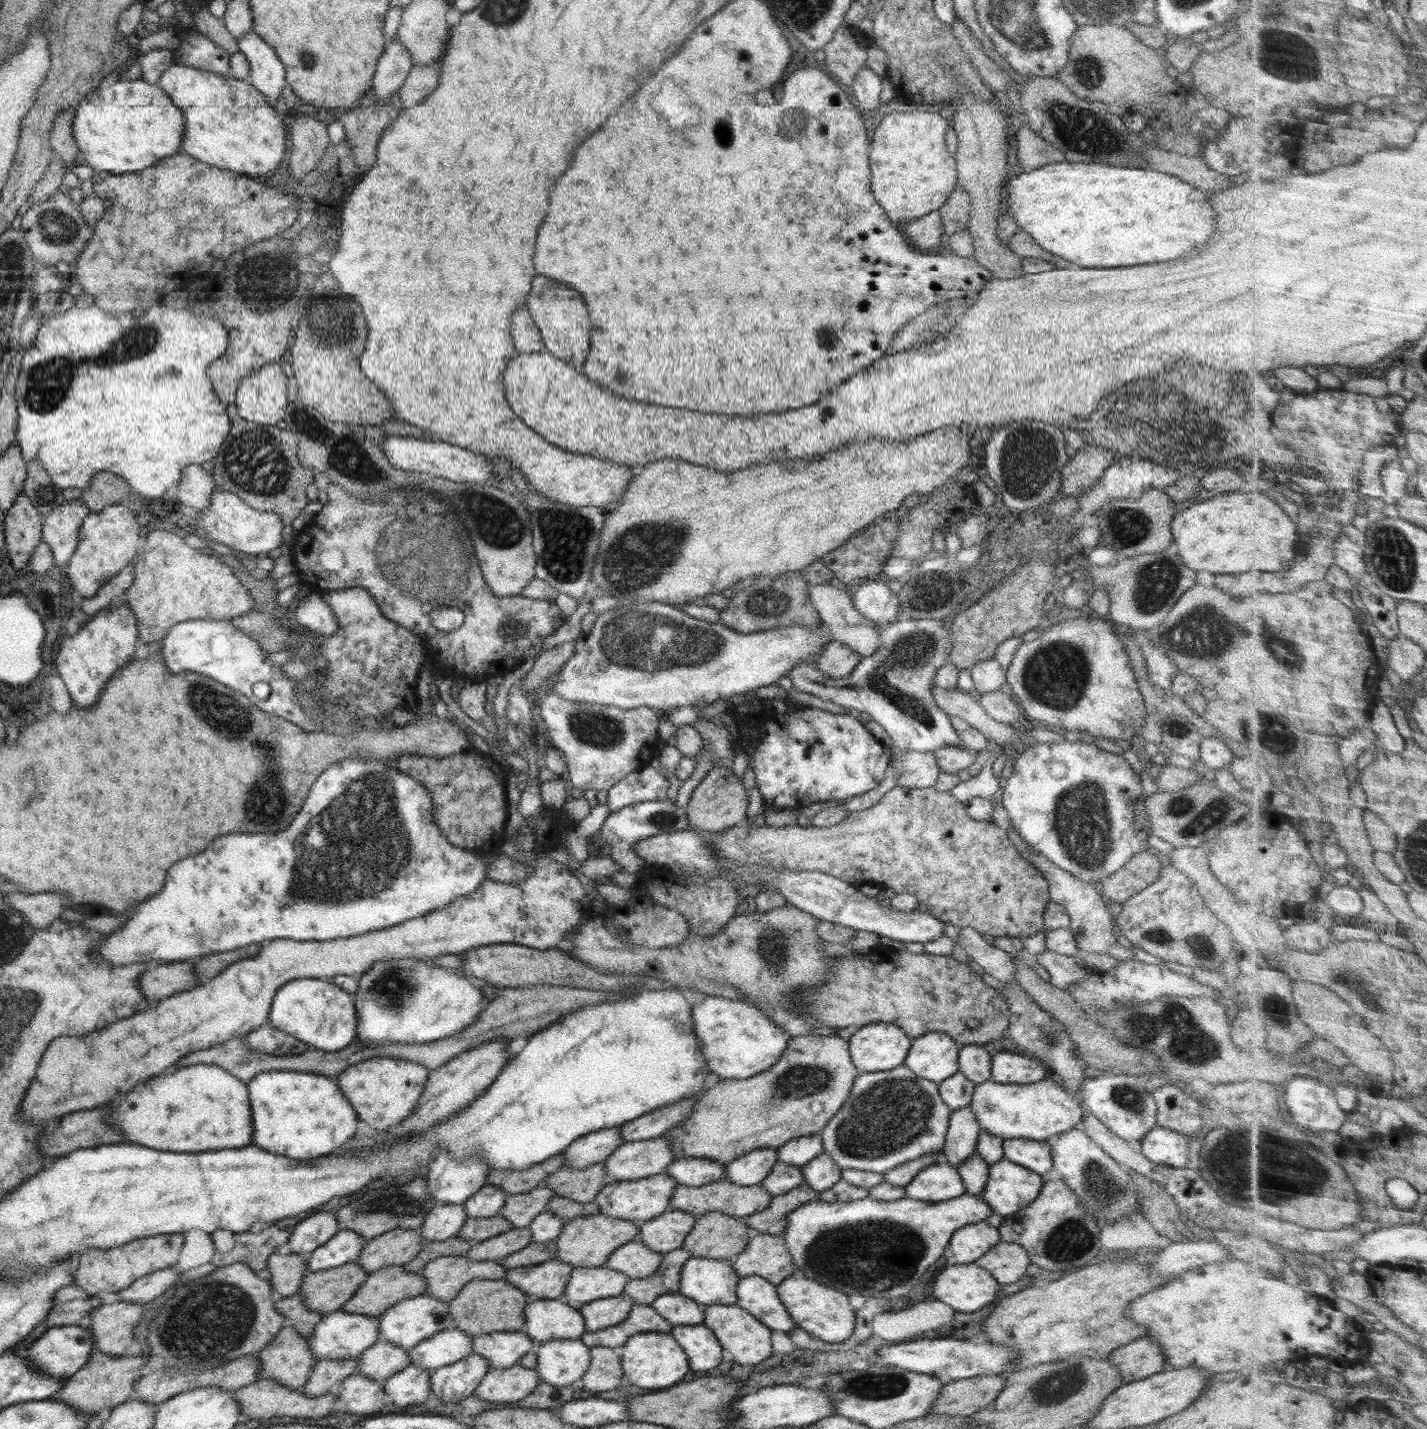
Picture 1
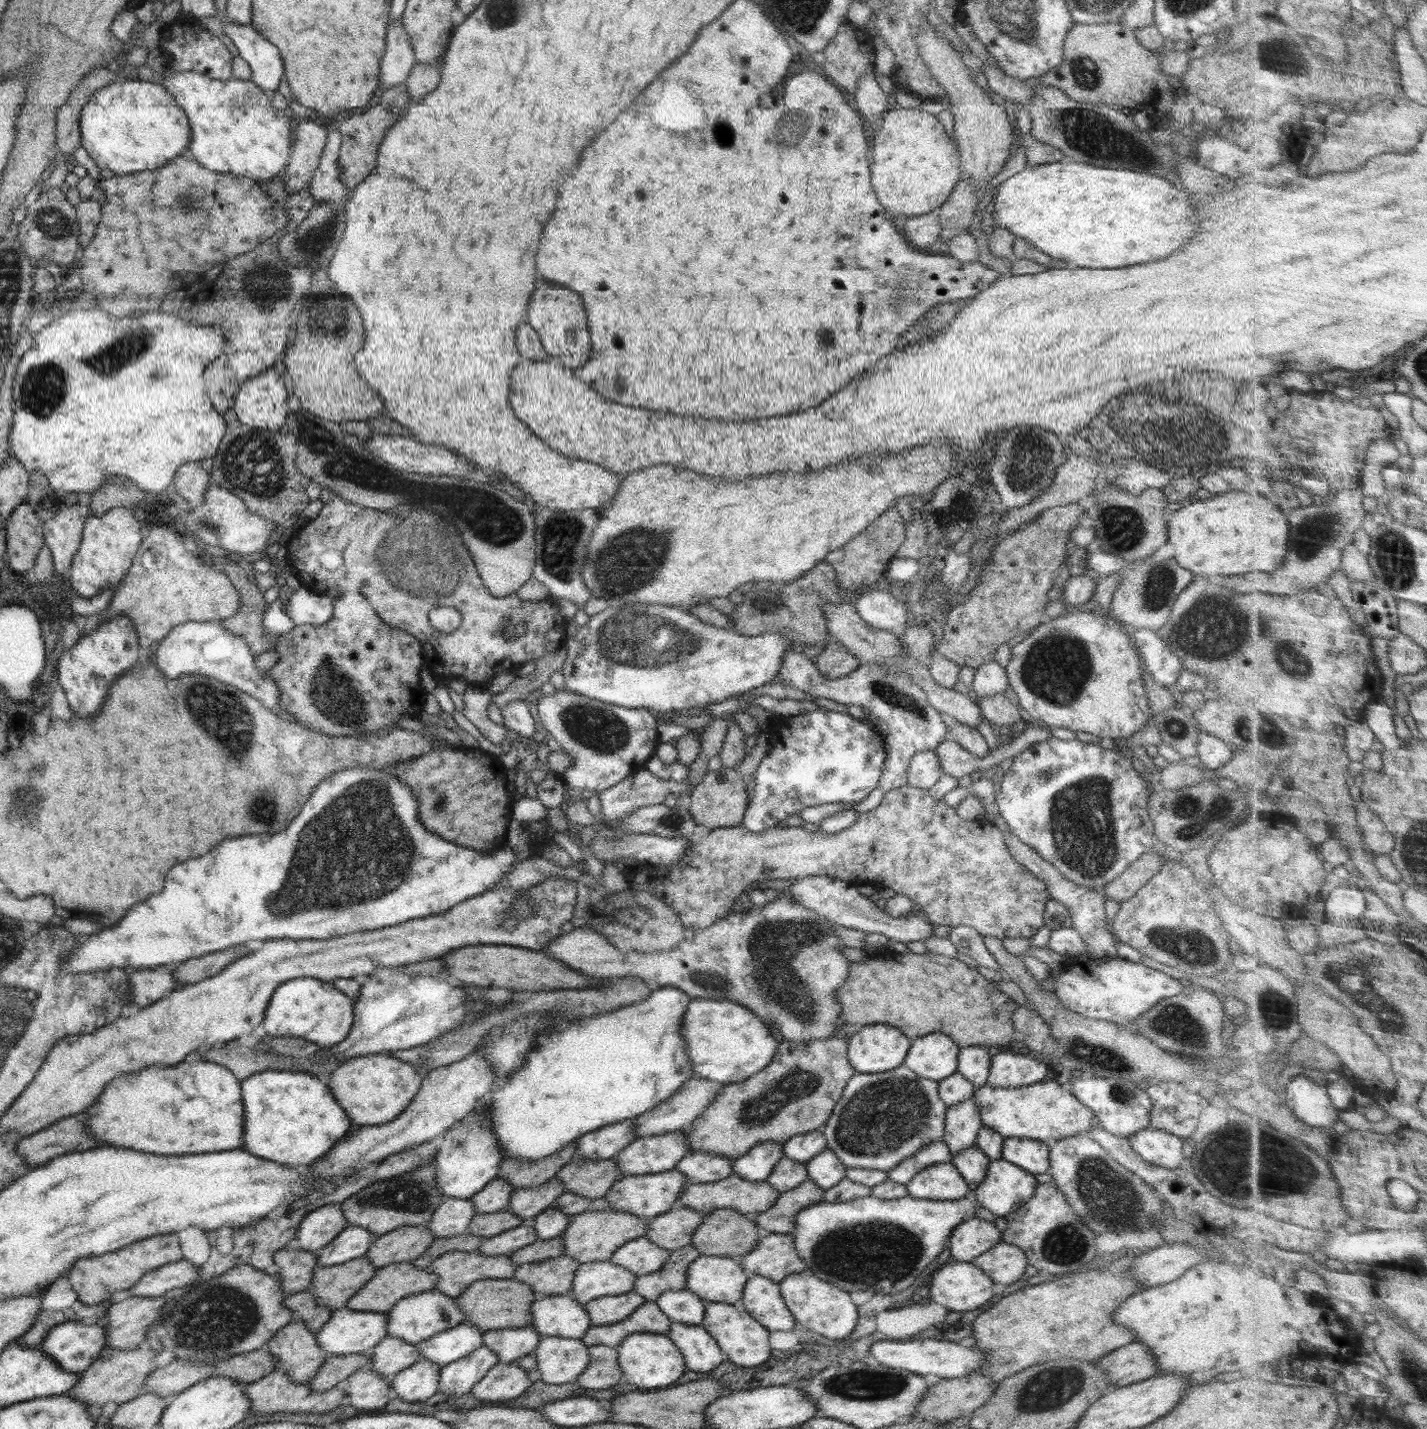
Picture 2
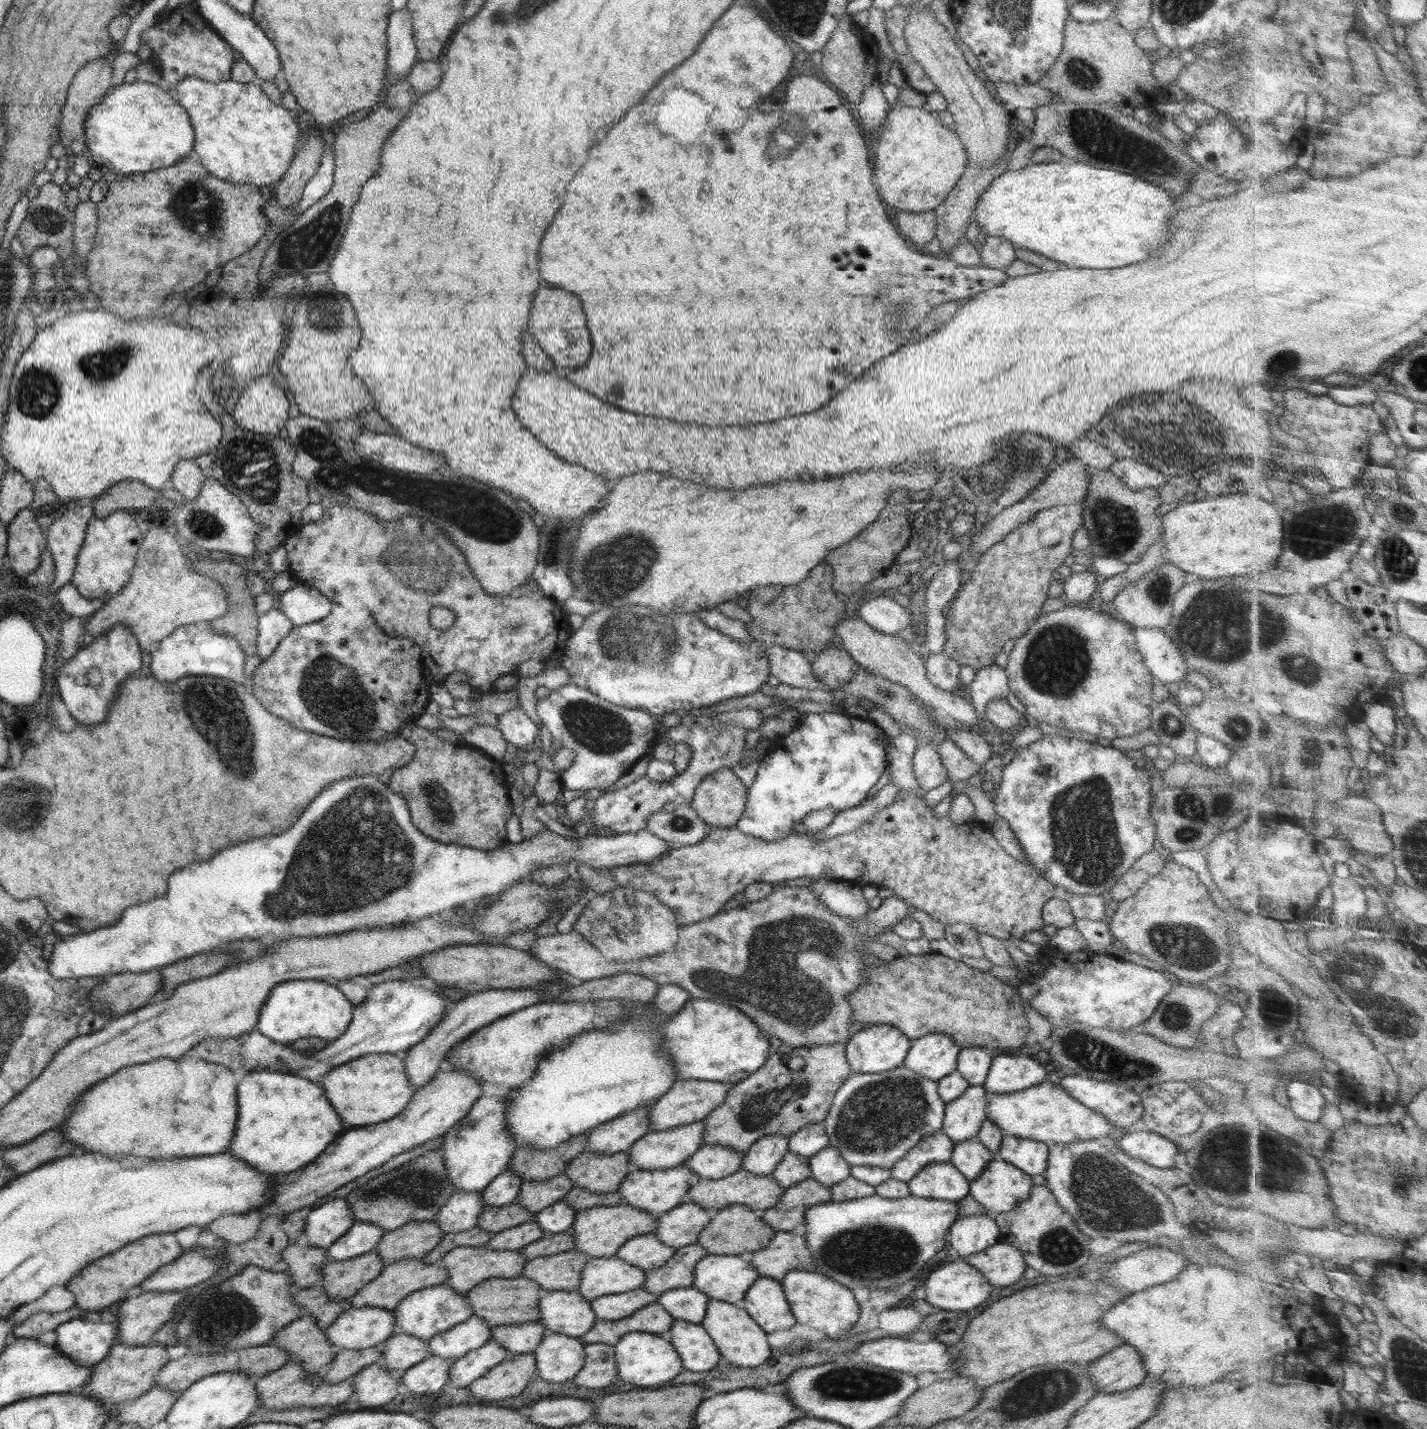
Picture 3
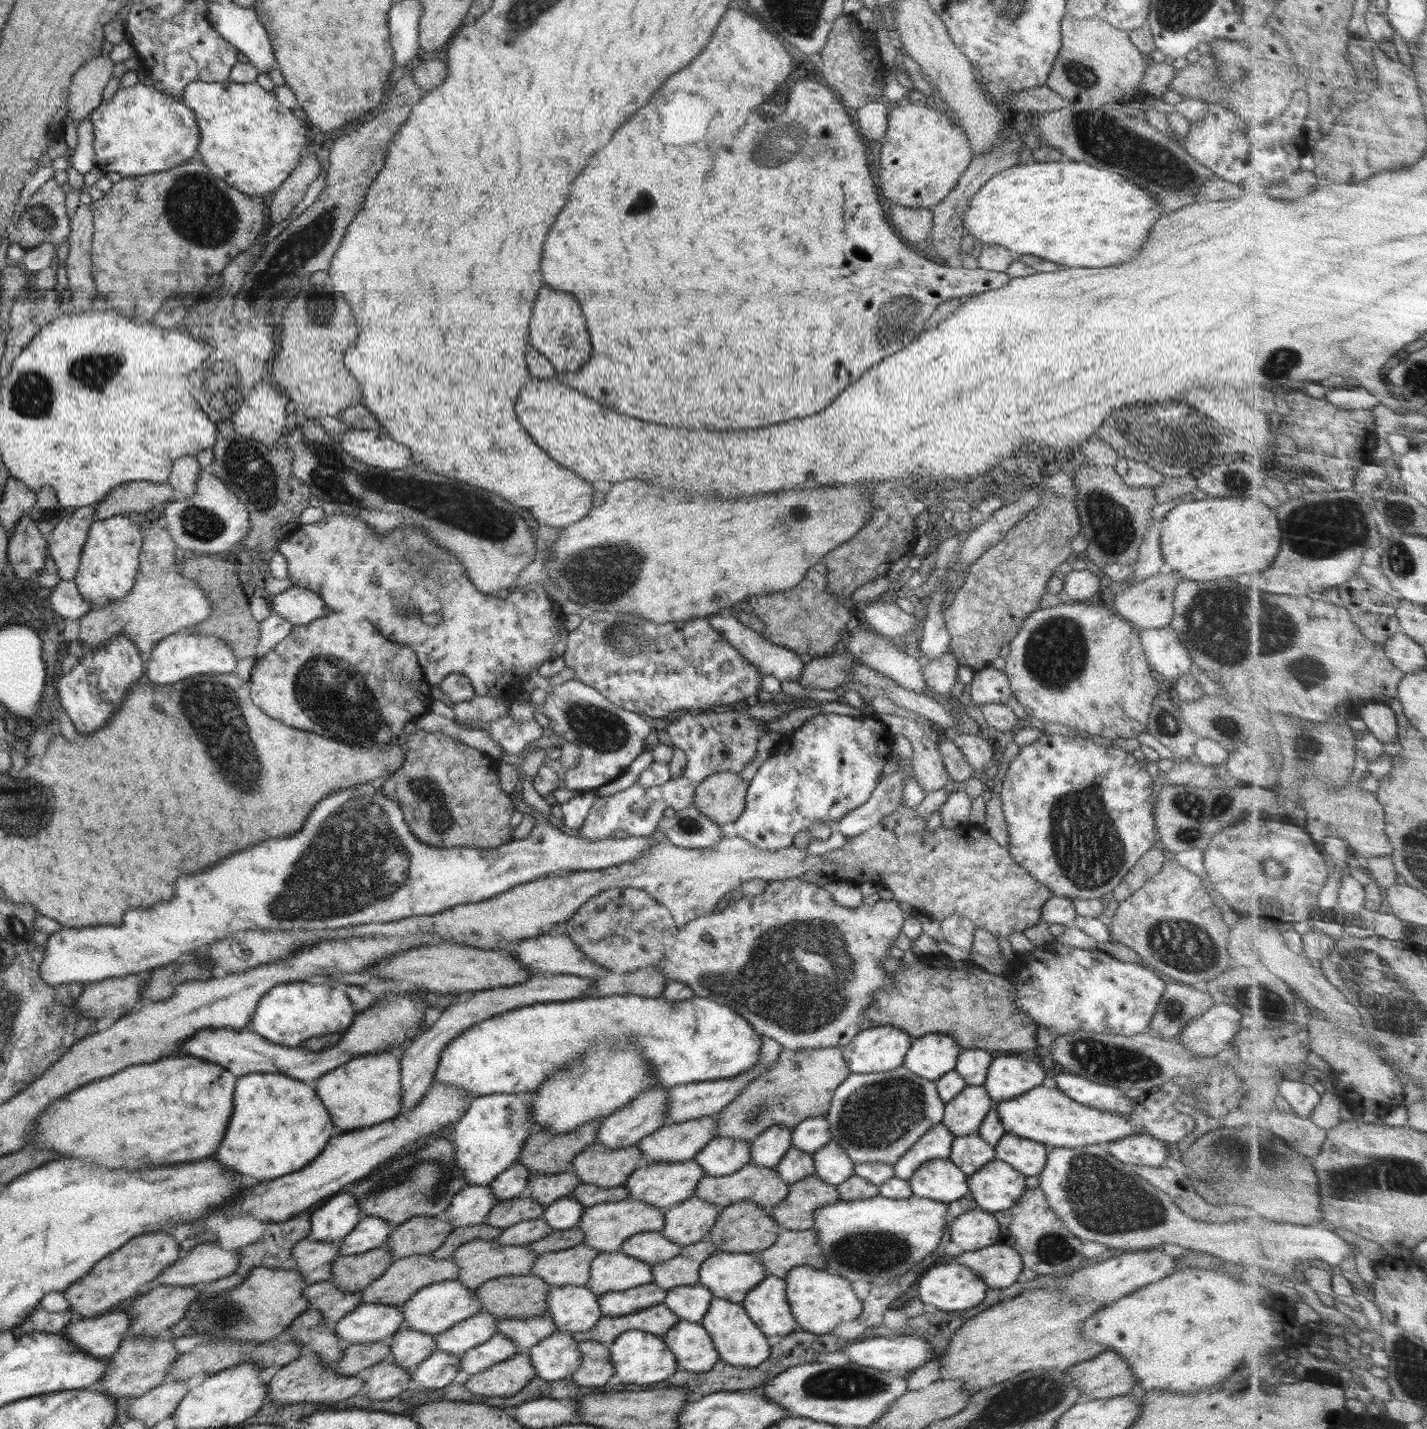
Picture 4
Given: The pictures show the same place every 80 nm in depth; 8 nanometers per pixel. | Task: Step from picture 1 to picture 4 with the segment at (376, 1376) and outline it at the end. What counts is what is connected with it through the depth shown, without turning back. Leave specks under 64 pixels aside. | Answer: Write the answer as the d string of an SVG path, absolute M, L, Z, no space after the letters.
M403 1325L394 1334L389 1348L390 1359L412 1374L425 1358L430 1357L436 1351L436 1342L434 1342L434 1336Z

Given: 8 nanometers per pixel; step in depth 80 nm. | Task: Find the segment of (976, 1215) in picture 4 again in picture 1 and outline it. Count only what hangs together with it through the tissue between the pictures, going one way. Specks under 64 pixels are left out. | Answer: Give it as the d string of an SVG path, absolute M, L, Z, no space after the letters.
M980 1221L956 1229L949 1240L949 1248L958 1264L974 1263L1001 1241L997 1228Z

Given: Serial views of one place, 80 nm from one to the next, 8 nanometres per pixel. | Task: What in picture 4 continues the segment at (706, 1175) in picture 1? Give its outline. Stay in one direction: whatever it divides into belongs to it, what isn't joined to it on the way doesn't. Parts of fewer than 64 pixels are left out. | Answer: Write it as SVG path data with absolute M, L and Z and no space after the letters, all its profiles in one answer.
M713 1137L693 1158L706 1175L727 1175L751 1162L751 1143L726 1137Z

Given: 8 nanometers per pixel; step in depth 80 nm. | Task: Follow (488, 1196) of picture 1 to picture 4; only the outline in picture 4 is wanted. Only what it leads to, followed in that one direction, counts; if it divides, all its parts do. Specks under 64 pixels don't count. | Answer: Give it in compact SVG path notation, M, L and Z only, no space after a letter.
M517 1160L490 1184L497 1202L515 1199L528 1192L529 1170Z

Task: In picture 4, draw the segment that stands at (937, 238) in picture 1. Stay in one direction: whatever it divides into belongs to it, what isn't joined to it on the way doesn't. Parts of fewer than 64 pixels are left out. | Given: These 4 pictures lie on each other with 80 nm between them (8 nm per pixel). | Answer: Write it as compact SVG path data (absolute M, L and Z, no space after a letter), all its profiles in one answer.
M889 203L888 212L890 212L890 222L901 238L907 238L921 245L928 241L934 226L932 209Z

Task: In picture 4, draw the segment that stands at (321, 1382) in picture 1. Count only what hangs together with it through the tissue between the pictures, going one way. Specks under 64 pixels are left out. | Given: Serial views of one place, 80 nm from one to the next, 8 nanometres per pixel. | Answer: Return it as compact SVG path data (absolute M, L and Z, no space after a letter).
M385 1342L345 1345L342 1356L342 1360L334 1365L334 1372L336 1372L338 1376L356 1377L360 1370L364 1370L364 1368L368 1368L368 1366L372 1366L388 1358L390 1359L390 1348Z

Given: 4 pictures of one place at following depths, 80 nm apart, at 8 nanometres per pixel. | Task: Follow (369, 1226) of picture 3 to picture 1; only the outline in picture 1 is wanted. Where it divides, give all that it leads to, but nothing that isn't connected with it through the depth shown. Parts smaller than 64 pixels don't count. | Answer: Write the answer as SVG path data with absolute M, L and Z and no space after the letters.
M339 1229L322 1246L314 1249L307 1263L310 1271L328 1270L346 1263L356 1263L365 1245L364 1239L348 1229Z

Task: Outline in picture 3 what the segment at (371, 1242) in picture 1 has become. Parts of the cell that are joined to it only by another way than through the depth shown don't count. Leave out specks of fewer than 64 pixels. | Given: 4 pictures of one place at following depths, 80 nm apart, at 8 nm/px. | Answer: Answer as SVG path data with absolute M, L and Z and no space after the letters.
M410 1221L400 1228L384 1232L377 1248L384 1266L403 1258L422 1259L444 1236L440 1225L435 1221Z

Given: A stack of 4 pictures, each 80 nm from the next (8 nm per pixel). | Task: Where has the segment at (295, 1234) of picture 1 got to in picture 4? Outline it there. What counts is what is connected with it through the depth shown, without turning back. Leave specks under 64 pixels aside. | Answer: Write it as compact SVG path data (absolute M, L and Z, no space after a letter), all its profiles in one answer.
M338 1192L312 1213L311 1236L315 1241L338 1243L355 1228L361 1215L358 1199L352 1193Z

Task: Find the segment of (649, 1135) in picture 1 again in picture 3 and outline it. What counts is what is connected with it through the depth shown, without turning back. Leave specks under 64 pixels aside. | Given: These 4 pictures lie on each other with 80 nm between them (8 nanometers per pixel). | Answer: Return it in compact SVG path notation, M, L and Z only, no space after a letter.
M696 1079L674 1081L668 1092L652 1104L648 1112L649 1131L666 1130L706 1119L718 1105L725 1101L733 1085L732 1083Z

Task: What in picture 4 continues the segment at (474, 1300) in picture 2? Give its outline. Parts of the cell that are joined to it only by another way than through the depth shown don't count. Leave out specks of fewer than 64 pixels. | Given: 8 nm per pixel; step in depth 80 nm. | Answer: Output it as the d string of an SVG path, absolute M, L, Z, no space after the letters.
M506 1275L490 1279L481 1284L476 1294L479 1296L482 1312L494 1315L496 1322L502 1320L526 1320L547 1313L547 1298L550 1286L544 1279L536 1275Z

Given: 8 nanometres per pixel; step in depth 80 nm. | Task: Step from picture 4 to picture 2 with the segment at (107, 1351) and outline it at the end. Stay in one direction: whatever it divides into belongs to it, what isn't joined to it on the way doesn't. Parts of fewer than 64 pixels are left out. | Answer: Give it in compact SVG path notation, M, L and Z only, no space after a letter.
M69 1321L50 1329L50 1333L44 1338L44 1343L40 1345L39 1349L49 1354L59 1364L59 1367L63 1368L64 1372L82 1374L105 1348L104 1334L102 1325L86 1326L80 1322Z

